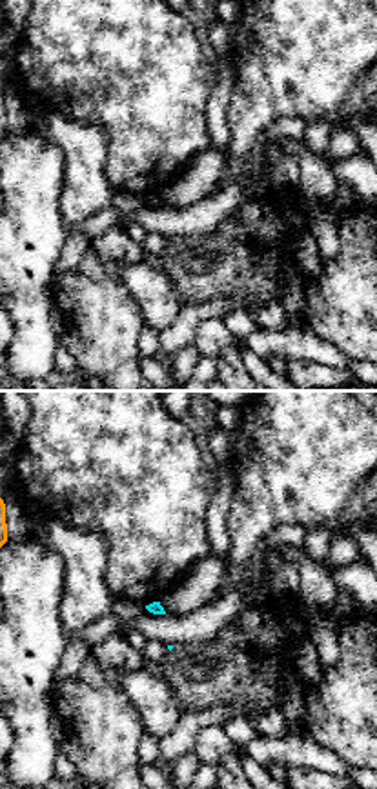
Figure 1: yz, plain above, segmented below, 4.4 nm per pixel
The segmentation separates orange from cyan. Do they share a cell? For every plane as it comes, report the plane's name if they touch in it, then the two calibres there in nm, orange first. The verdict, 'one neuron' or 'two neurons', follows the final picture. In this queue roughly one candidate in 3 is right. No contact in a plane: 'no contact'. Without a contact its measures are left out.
no contact

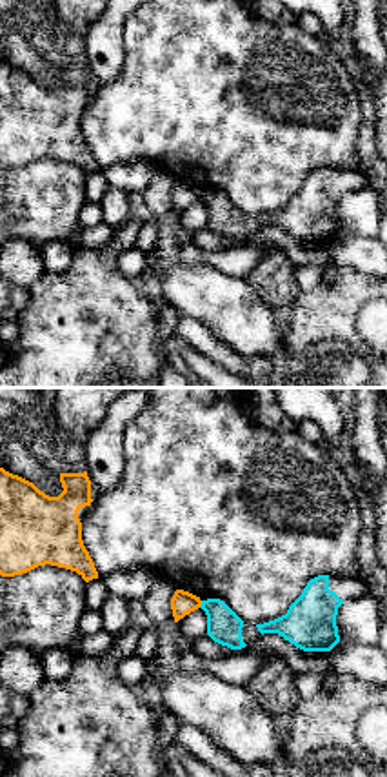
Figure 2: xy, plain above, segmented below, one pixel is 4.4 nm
meets orange in xy; 110 nm thick on the orange side, 160 nm on the other

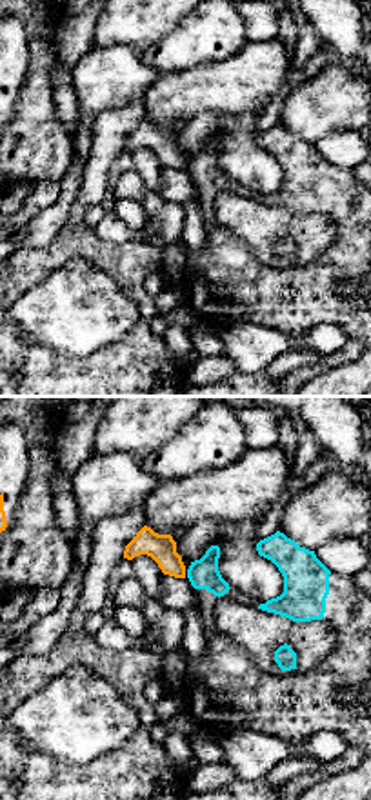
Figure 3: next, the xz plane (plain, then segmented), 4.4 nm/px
no contact

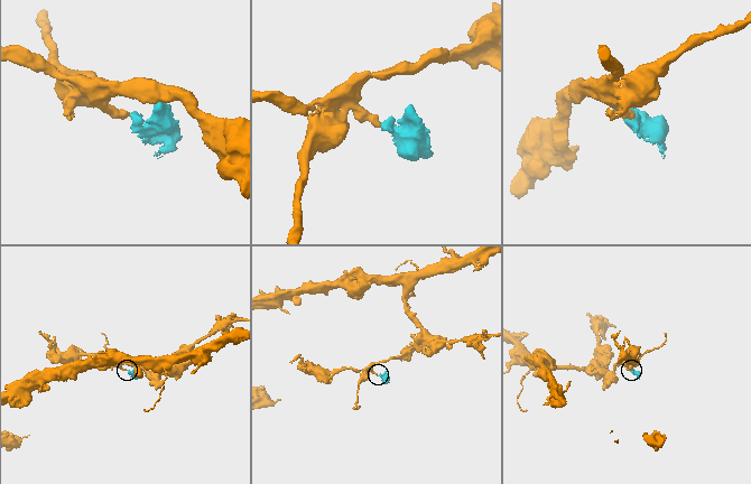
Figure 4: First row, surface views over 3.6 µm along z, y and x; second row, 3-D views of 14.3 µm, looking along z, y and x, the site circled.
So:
two neurons

